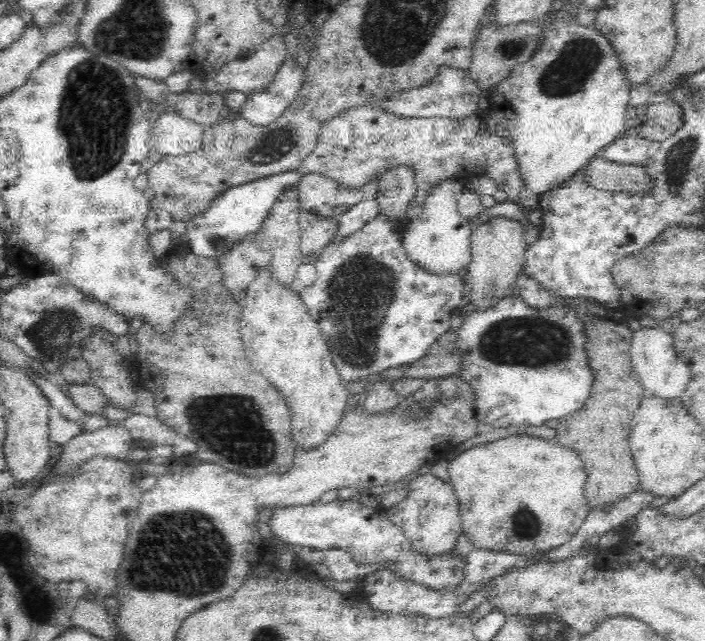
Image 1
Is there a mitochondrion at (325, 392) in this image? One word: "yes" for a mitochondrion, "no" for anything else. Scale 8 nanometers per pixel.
no

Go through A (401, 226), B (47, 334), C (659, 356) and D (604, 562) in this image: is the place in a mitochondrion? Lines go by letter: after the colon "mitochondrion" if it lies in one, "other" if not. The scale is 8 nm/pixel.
A: other
B: mitochondrion
C: other
D: other

